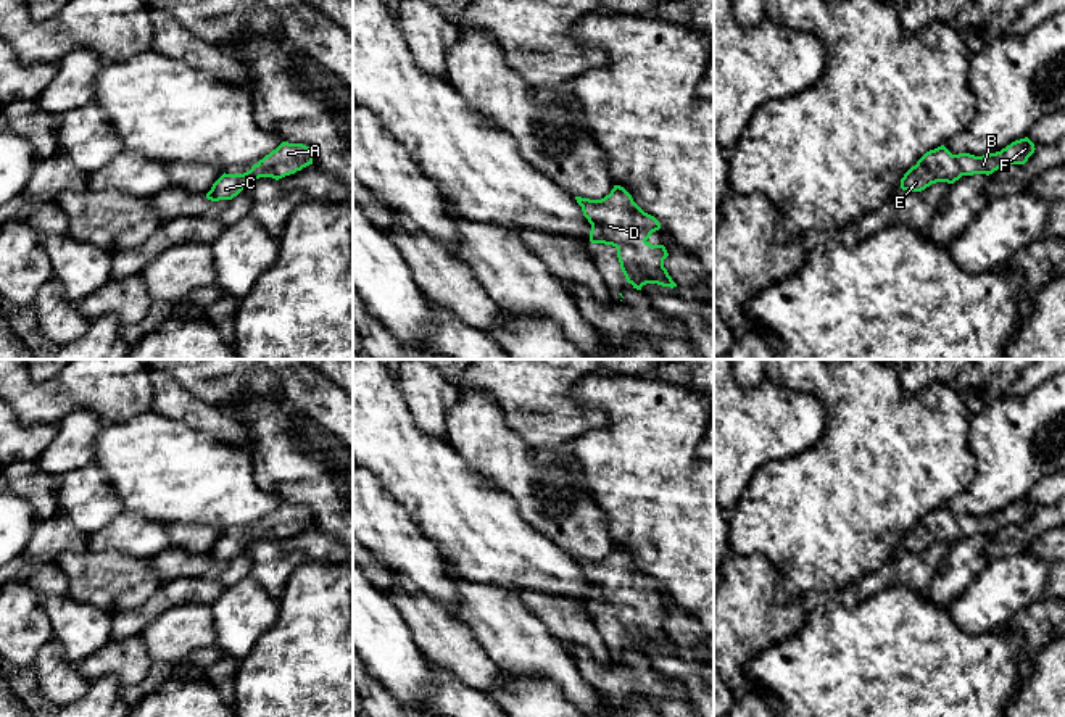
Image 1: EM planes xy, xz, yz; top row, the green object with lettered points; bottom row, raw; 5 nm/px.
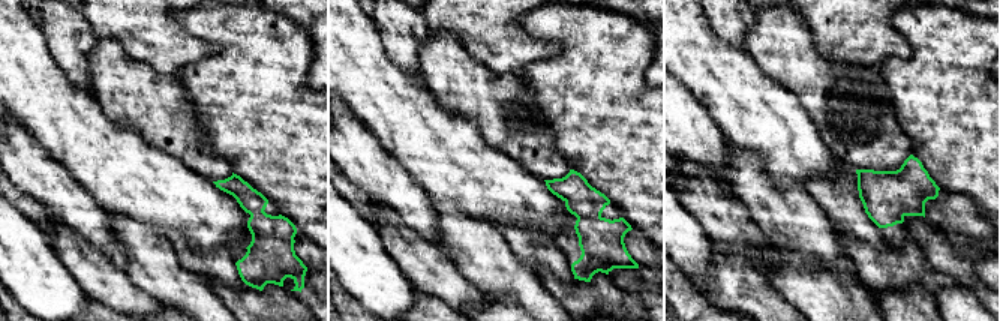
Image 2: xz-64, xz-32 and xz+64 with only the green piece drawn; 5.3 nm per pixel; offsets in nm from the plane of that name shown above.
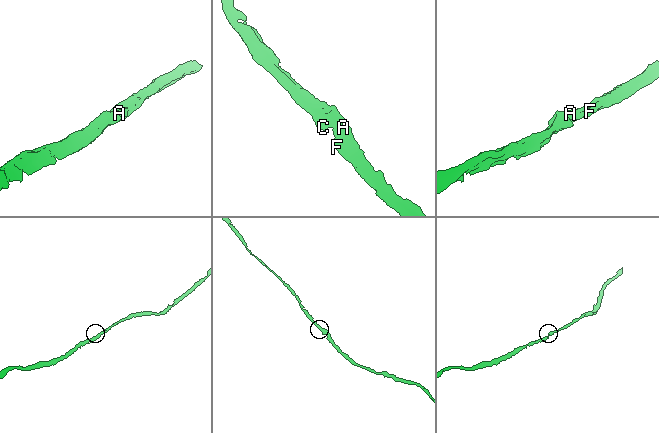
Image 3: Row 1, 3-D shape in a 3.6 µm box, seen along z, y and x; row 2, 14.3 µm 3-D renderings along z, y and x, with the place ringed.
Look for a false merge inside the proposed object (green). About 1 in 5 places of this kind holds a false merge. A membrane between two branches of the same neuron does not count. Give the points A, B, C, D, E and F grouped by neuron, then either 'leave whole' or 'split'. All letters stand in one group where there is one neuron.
A B C D E F; leave whole

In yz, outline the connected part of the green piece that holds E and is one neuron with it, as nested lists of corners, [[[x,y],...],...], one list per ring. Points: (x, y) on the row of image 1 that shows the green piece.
[[[1025,137],[1012,142],[996,153],[975,156],[970,153],[952,155],[944,145],[926,151],[915,166],[901,179],[901,189],[922,192],[931,184],[954,184],[962,176],[992,174],[1009,164],[1025,164],[1034,153],[1034,143]]]

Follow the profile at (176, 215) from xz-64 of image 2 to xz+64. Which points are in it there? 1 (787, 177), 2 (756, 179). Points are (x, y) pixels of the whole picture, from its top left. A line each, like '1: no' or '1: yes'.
1: yes
2: no

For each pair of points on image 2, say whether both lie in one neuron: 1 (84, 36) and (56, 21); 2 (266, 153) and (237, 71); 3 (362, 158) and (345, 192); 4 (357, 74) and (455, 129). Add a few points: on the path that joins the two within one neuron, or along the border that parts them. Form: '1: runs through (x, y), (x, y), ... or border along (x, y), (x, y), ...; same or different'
1: runs through (77, 36), (72, 36), (63, 27); same
2: runs through (266, 132), (266, 120), (252, 102), (252, 92); same
3: border along (344, 174), (369, 197); different
4: runs through (381, 95), (417, 129), (431, 129); same

